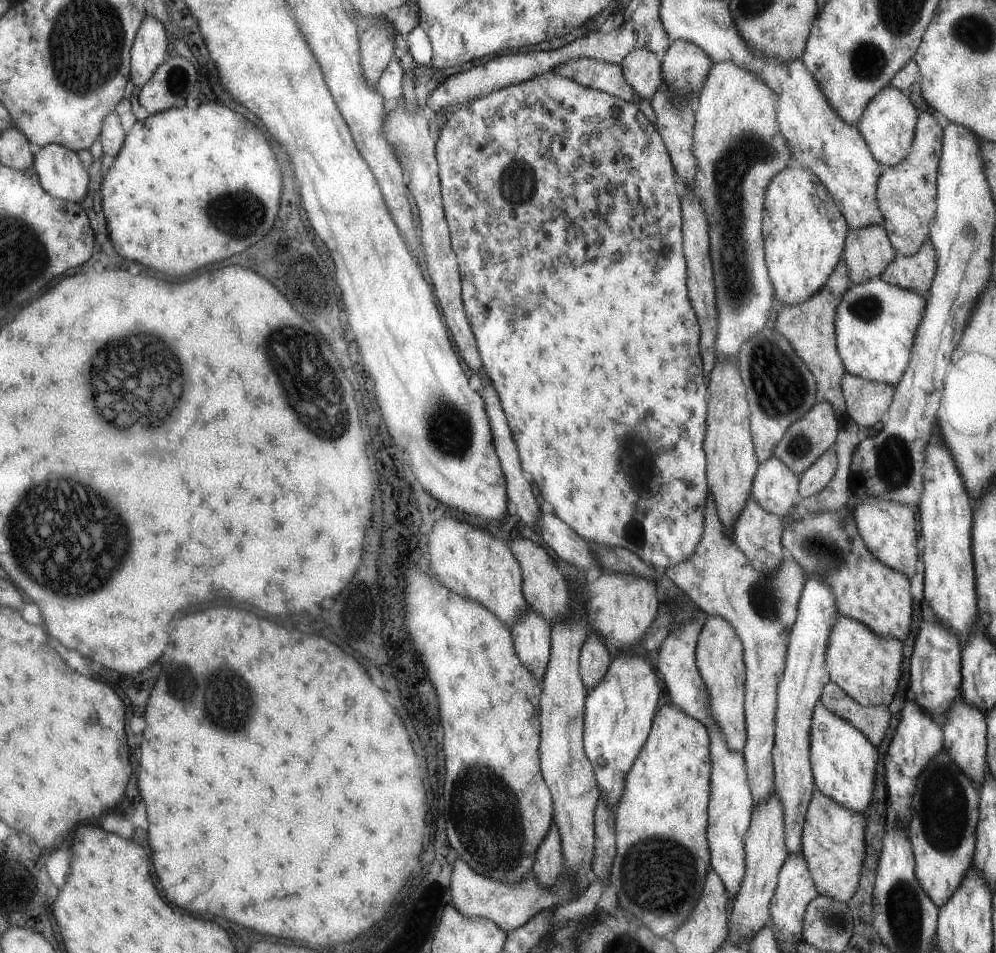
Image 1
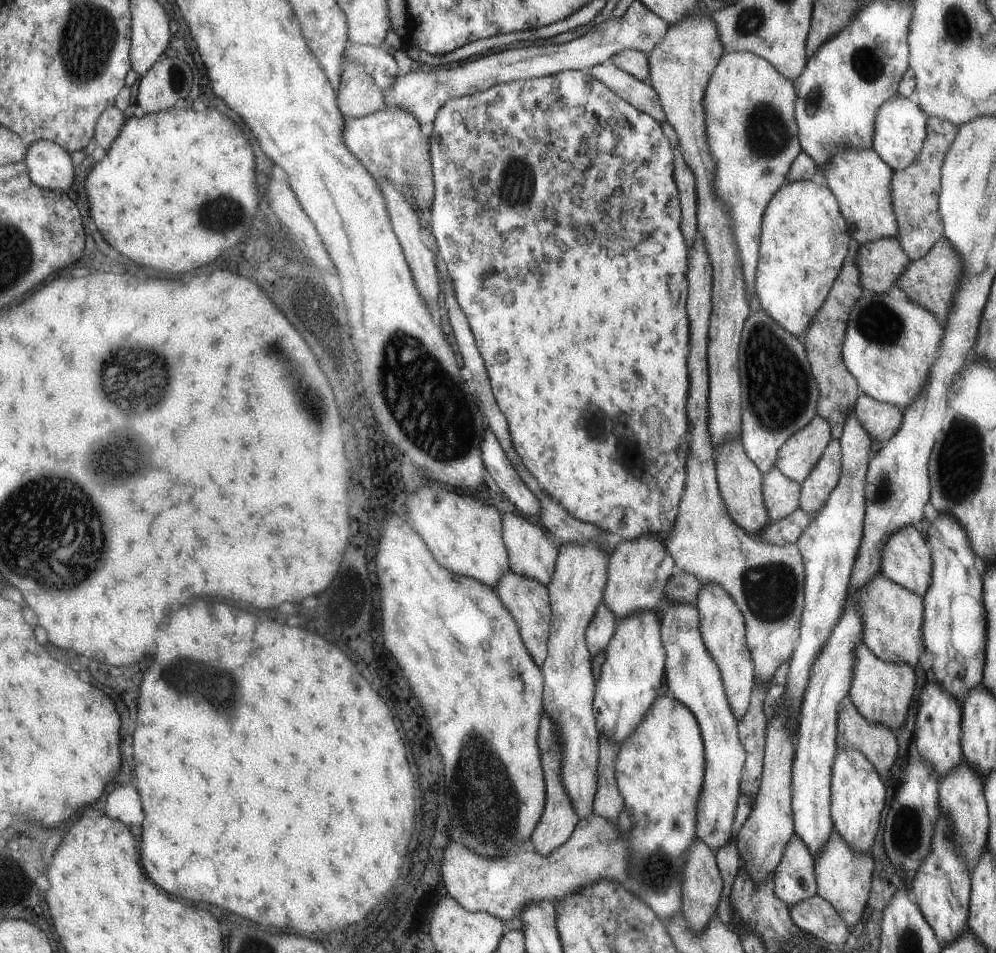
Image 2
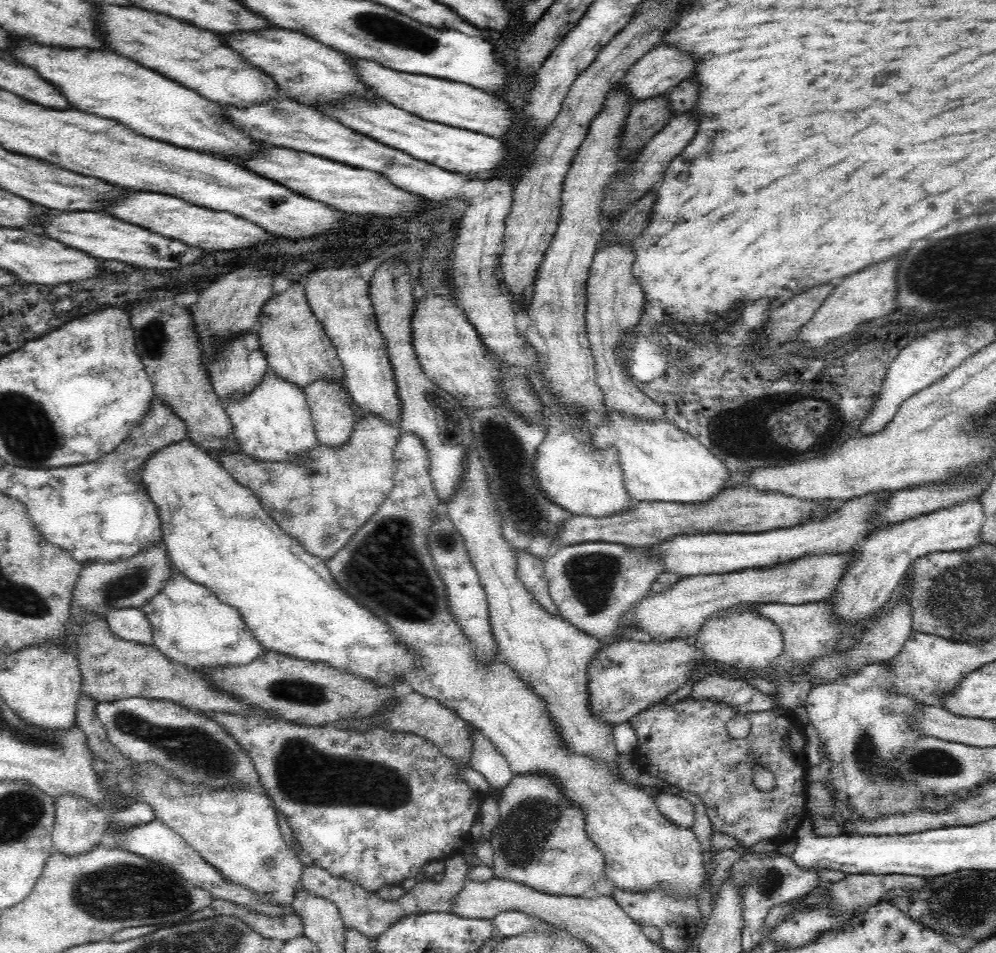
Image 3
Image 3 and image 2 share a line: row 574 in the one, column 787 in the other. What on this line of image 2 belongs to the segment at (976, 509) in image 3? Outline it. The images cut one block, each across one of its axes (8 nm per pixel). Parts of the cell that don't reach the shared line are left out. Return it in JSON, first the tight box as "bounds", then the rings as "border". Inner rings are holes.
{"bounds":[775,835,818,906],"border":[[[800,835],[791,837],[786,852],[775,868],[775,893],[788,906],[806,900],[818,892],[815,858]]]}

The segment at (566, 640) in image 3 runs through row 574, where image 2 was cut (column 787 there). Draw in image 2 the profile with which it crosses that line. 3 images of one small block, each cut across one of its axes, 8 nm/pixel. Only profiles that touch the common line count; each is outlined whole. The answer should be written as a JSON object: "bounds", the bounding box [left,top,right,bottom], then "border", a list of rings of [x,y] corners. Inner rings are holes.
{"bounds":[763,468,802,522],"border":[[[778,468],[770,469],[763,477],[763,497],[771,522],[780,522],[799,508],[802,486],[789,479]]]}

